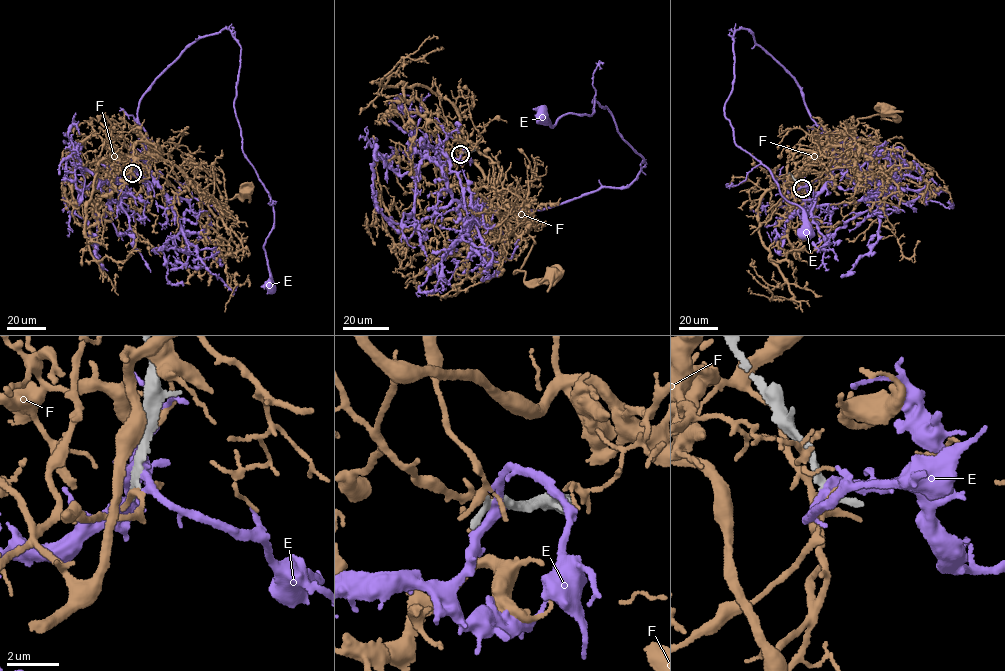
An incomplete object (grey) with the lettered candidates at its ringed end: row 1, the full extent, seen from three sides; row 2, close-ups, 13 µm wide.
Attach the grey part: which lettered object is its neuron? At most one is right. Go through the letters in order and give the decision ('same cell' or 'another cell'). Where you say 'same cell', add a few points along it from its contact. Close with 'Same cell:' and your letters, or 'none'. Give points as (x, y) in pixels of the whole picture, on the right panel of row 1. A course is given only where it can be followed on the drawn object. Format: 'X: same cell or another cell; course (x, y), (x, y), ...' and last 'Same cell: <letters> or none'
E: another cell
F: another cell
Same cell: none

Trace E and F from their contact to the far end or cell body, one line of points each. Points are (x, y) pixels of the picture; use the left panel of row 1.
E: (133, 170), (121, 179), (144, 149), (141, 99), (188, 46), (229, 30), (242, 150), (272, 206), (269, 287)
F: (133, 172), (130, 157), (190, 160), (216, 174), (198, 172), (224, 198), (246, 193)

